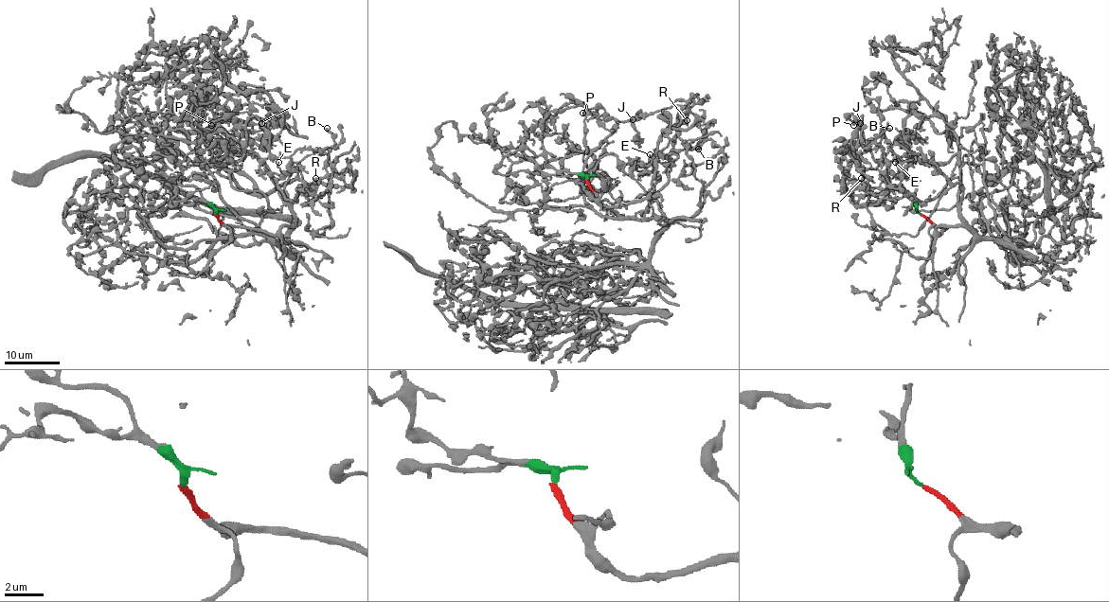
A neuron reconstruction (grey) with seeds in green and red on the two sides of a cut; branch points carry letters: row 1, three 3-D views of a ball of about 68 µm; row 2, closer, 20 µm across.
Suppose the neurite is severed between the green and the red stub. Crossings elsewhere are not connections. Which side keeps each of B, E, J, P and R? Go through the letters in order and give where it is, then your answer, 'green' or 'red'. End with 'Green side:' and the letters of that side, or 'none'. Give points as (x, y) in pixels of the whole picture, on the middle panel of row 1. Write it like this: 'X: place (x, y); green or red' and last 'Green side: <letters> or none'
B: place (698, 149); red
E: place (650, 154); red
J: place (633, 119); red
P: place (582, 113); red
R: place (687, 120); red
Green side: none

